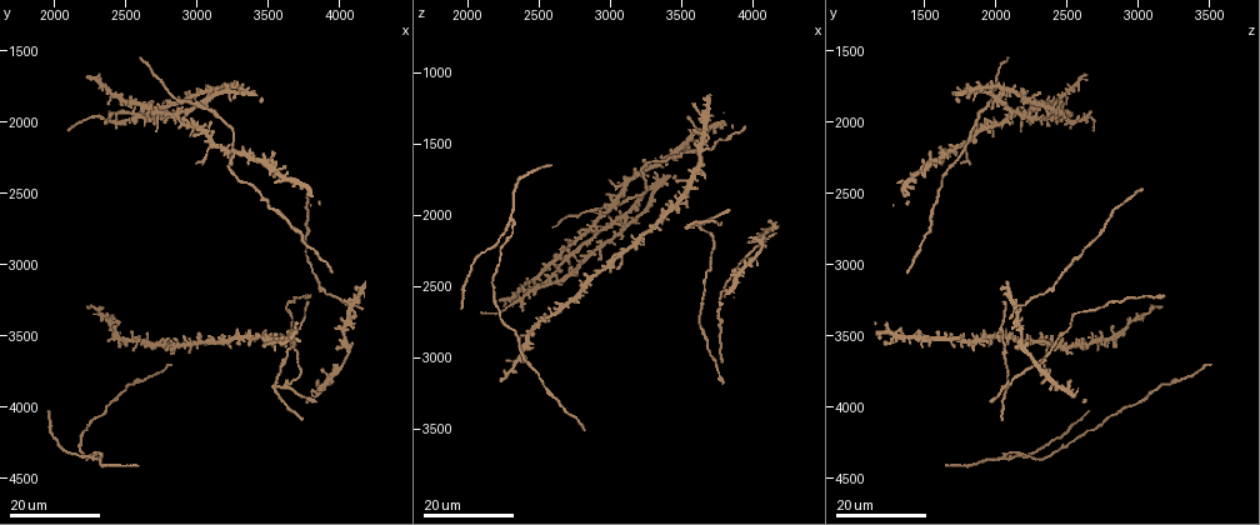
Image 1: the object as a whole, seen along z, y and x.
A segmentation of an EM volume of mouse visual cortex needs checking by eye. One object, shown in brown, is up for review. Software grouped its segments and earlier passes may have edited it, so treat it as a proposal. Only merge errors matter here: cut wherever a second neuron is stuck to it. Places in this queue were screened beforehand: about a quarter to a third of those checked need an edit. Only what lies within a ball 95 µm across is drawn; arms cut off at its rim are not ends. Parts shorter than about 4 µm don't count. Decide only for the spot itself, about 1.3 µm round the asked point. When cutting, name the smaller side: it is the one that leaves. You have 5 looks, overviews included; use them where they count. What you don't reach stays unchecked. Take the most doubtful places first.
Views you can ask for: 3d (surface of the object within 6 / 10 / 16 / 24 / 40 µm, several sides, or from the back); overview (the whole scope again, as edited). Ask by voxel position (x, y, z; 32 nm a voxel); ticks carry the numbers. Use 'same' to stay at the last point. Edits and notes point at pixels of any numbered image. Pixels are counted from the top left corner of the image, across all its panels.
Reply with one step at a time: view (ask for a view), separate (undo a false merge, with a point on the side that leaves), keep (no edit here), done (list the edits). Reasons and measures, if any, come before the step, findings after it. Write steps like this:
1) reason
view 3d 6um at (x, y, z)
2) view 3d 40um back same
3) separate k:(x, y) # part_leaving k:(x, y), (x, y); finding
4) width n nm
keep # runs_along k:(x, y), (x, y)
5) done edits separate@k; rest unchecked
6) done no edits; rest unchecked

four-way junction
view 3d 24um at (2460, 3520, 2840)

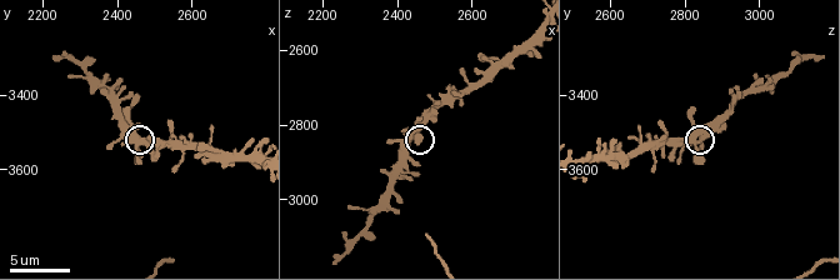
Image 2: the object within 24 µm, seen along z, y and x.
zoom in
view 3d 10um at (2450, 3530, 2830)

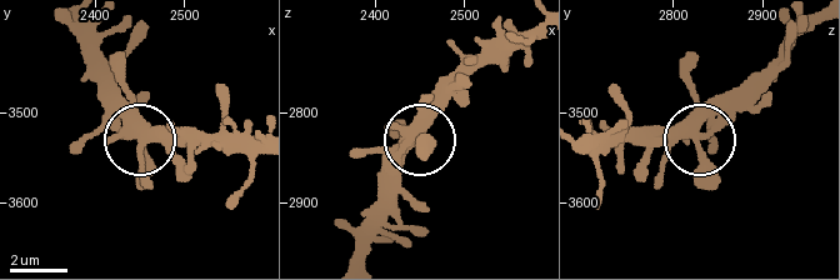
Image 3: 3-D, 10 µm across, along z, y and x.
arms 4
keep # one neuron here

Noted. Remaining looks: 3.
four or more arms meet
view 3d 16um at (3500, 3540, 1900)

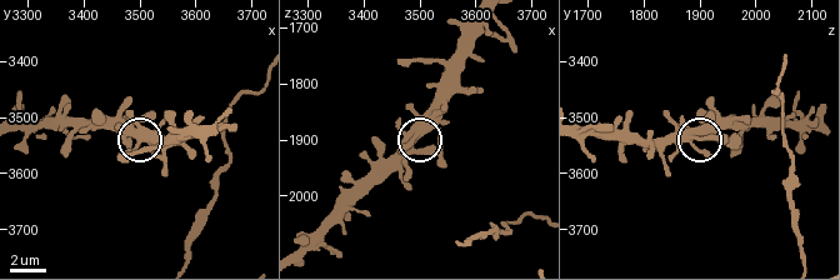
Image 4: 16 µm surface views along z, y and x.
view 3d 10um at (3520, 3530, 1880)

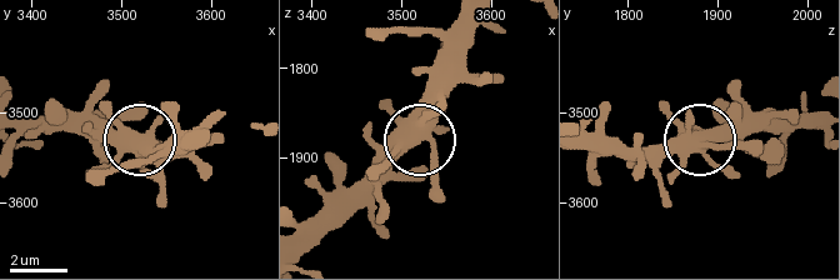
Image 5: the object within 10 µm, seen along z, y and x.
view 3d 10um back at (3520, 3535, 1880)

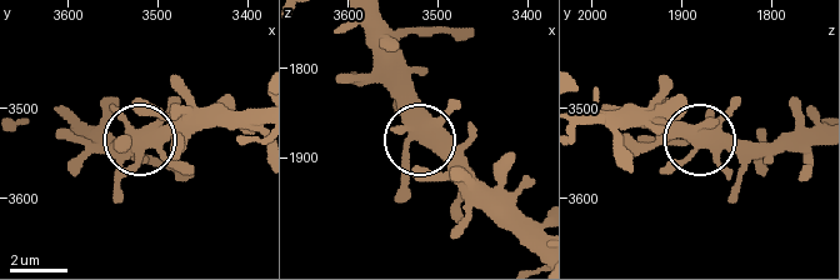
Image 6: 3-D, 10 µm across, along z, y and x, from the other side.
keep # runs_along 6:(406, 65), (406, 120), (416, 139), (395, 196); all the same neuron

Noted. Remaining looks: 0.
done no edits; rest unchecked

